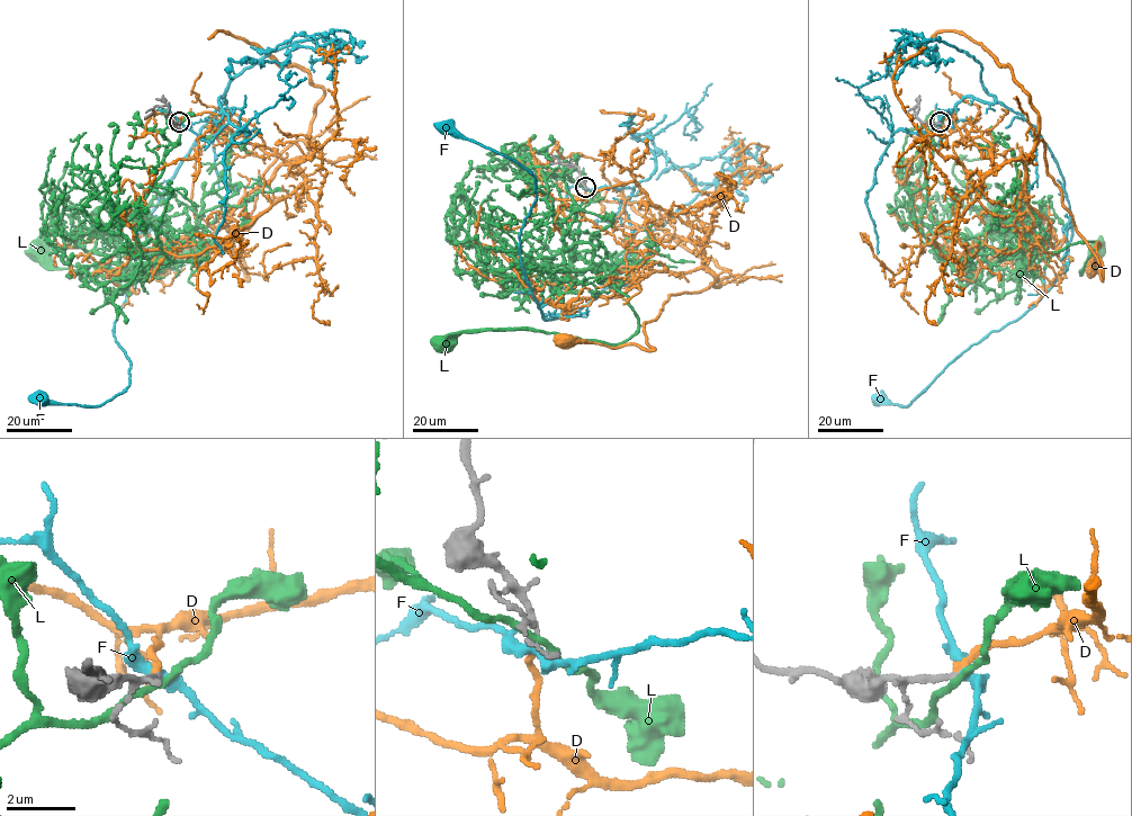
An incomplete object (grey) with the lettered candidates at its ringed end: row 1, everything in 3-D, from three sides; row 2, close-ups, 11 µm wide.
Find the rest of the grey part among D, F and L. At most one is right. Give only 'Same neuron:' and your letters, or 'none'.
Same neuron: D

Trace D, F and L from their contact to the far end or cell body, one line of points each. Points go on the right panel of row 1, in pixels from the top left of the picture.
D: (940, 123), (953, 111), (996, 166), (1043, 141), (1101, 270), (1099, 243), (1092, 265)
F: (940, 123), (940, 142), (966, 97), (1018, 113), (1062, 177), (1071, 238), (1034, 305), (907, 406), (877, 400)
L: (939, 123), (919, 230), (941, 256), (1094, 241), (1081, 274), (1094, 251)

